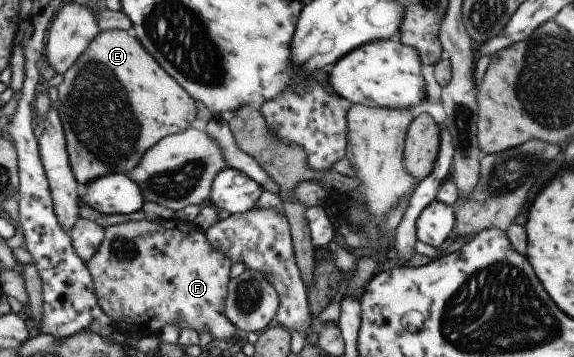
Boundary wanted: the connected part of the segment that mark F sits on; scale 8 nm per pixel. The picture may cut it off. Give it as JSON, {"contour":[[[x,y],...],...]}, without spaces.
{"contour":[[[169,218],[163,220],[163,223],[159,225],[159,220],[155,221],[129,221],[129,223],[121,222],[119,224],[113,224],[103,227],[104,238],[98,245],[95,253],[91,256],[91,259],[86,264],[87,271],[89,272],[94,294],[96,295],[97,305],[111,318],[113,327],[124,334],[127,338],[146,338],[147,336],[157,335],[164,325],[168,323],[177,323],[180,329],[191,328],[197,333],[204,329],[209,332],[212,339],[225,339],[234,335],[236,329],[234,325],[225,317],[224,303],[226,298],[226,285],[230,280],[228,278],[229,268],[231,266],[230,261],[219,251],[213,249],[206,240],[204,233],[201,233],[197,227],[193,227],[193,223],[185,223],[185,220],[177,220],[176,218]]]}

